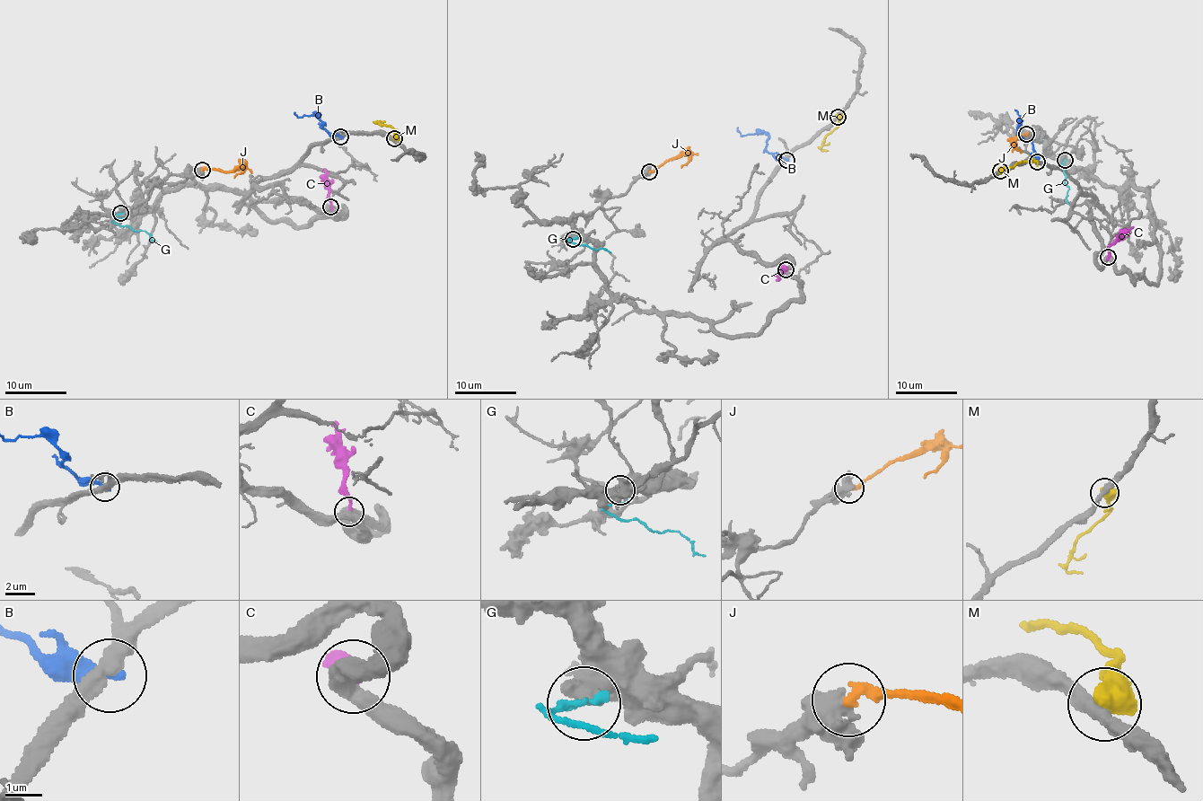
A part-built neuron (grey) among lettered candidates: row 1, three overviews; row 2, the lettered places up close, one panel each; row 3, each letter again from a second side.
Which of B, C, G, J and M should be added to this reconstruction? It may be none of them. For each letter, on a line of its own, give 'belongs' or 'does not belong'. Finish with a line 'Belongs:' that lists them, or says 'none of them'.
B: does not belong
C: does not belong
G: does not belong
J: belongs
M: does not belong
Belongs: J

